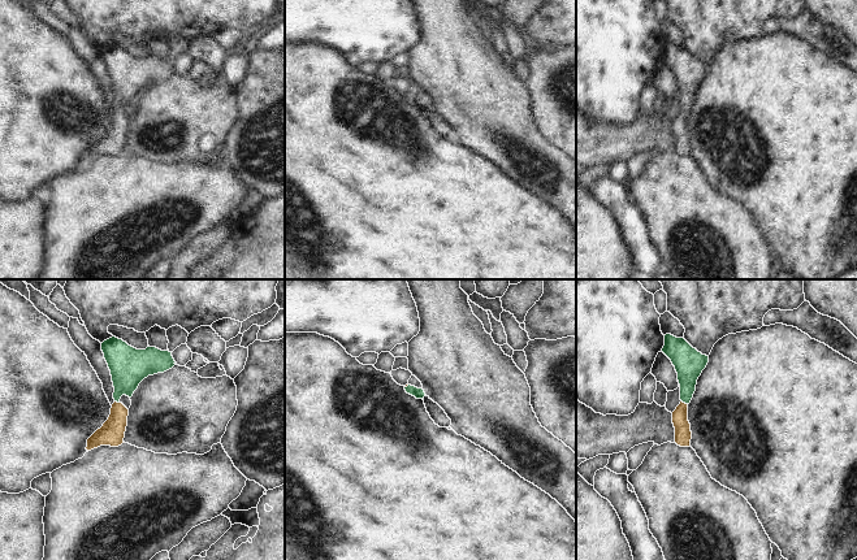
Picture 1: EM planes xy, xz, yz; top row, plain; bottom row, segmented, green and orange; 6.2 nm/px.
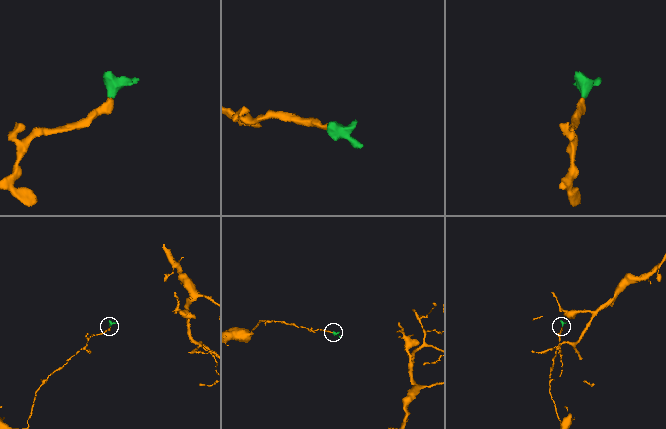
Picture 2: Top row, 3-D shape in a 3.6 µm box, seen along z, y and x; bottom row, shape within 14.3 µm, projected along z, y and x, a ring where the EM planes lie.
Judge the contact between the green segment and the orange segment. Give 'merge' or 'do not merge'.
merge

